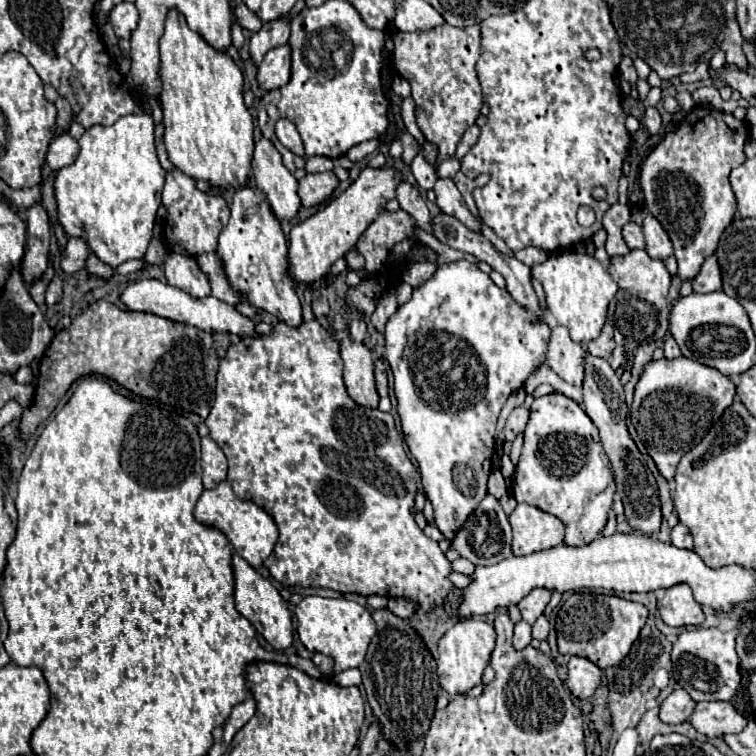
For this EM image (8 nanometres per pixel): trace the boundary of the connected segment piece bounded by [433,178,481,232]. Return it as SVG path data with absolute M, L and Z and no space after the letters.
M439 178L433 190L437 194L437 202L435 204L439 206L441 212L445 212L449 216L455 216L461 224L467 224L467 228L471 228L471 232L481 232L481 220L475 218L469 212L461 192L457 190L457 186L455 186L455 182L451 178L445 178L445 180Z

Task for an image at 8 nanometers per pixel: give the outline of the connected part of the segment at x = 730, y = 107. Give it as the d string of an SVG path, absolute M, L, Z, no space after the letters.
M700 87L692 92L696 105L711 107L722 112L732 113L737 107L749 108L749 103L741 98L737 101L729 99L727 101L720 97L720 93L714 87Z

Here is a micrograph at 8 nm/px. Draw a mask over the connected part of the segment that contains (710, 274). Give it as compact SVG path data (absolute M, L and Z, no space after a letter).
M709 256L705 264L701 266L701 272L693 280L693 290L699 294L721 290L721 272L719 272L719 264L715 256Z

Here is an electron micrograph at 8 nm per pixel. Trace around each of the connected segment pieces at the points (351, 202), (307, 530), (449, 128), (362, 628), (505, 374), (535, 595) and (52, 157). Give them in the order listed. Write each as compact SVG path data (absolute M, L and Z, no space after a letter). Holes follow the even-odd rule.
M365 168L359 178L323 210L315 212L305 222L299 222L289 232L289 276L299 284L311 284L325 278L331 266L355 248L359 236L367 230L371 220L385 210L389 198L395 198L395 188L401 176L395 168Z
M317 320L303 322L299 328L291 328L283 322L275 324L271 336L259 336L259 338L243 338L239 344L231 346L225 354L225 358L219 362L217 370L217 390L215 390L215 404L205 420L209 428L209 436L221 446L229 460L229 474L227 480L233 486L235 494L239 498L251 500L257 506L261 506L265 512L273 516L273 520L279 526L279 540L271 552L271 556L265 560L265 566L269 568L271 576L285 584L285 586L299 586L299 588L331 588L337 592L355 592L363 596L379 594L379 596L403 596L421 606L423 612L429 612L437 604L443 602L443 598L451 592L453 584L449 582L451 574L451 562L439 548L435 540L423 534L423 530L415 522L415 494L417 494L417 468L409 460L405 448L403 448L403 436L395 428L395 420L389 412L363 408L355 404L343 384L341 378L343 362L339 356L339 346L333 340L331 330L321 328Z
M447 22L427 32L395 32L393 34L393 64L397 72L411 84L411 98L415 100L415 118L423 136L437 144L439 162L455 154L457 142L463 132L475 124L481 106L483 92L475 74L479 60L481 26L453 28Z
M305 596L294 610L296 630L303 646L313 654L321 652L335 660L333 676L357 668L365 660L367 646L371 636L375 636L375 622L371 612L351 600L345 598L323 598L323 596Z
M457 260L457 262L449 262L449 264L437 266L435 274L425 284L415 288L411 300L401 304L397 308L397 312L385 324L385 358L387 358L387 362L389 362L391 370L393 370L393 376L395 376L397 412L399 412L399 418L401 418L403 436L405 436L405 442L409 446L411 456L419 464L419 472L421 472L421 478L423 478L423 490L425 490L425 494L427 494L427 498L429 498L429 502L431 502L433 510L435 510L435 524L437 524L437 528L443 532L443 536L447 540L453 538L453 534L463 526L467 516L477 508L477 504L487 494L487 478L489 478L489 472L491 472L491 458L493 458L493 450L495 450L495 426L497 426L499 412L501 412L505 400L515 390L523 388L523 384L529 378L529 374L535 372L539 368L539 364L543 364L545 352L547 352L549 334L551 334L549 326L531 324L527 310L517 306L507 290L497 288L493 284L493 280L489 278L489 274L479 270L479 266L469 262L469 260ZM473 358L477 358L477 362L479 362L477 374L473 374L473 370L471 370L471 360Z
M537 588L537 590L531 590L517 606L521 610L521 616L525 622L533 624L545 610L545 606L549 604L551 600L551 592L549 590L543 590L543 588Z
M67 132L61 134L57 140L51 142L49 152L47 152L47 164L53 172L69 166L75 162L75 156L79 154L79 144L73 136L69 136Z

